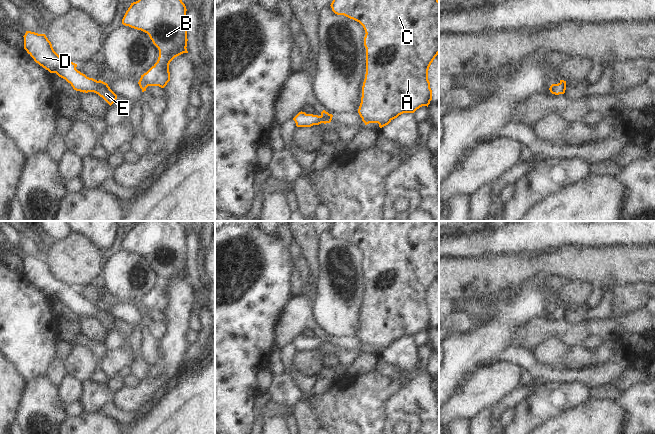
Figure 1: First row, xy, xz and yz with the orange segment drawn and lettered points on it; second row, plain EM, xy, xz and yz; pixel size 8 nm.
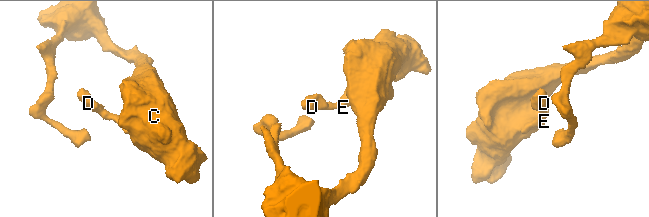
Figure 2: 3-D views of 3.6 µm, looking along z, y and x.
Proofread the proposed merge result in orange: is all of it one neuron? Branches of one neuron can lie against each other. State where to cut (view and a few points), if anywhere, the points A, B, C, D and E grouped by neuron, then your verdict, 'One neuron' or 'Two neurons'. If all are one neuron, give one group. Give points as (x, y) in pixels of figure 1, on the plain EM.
No split. Groups: A B C D E. One neuron.

